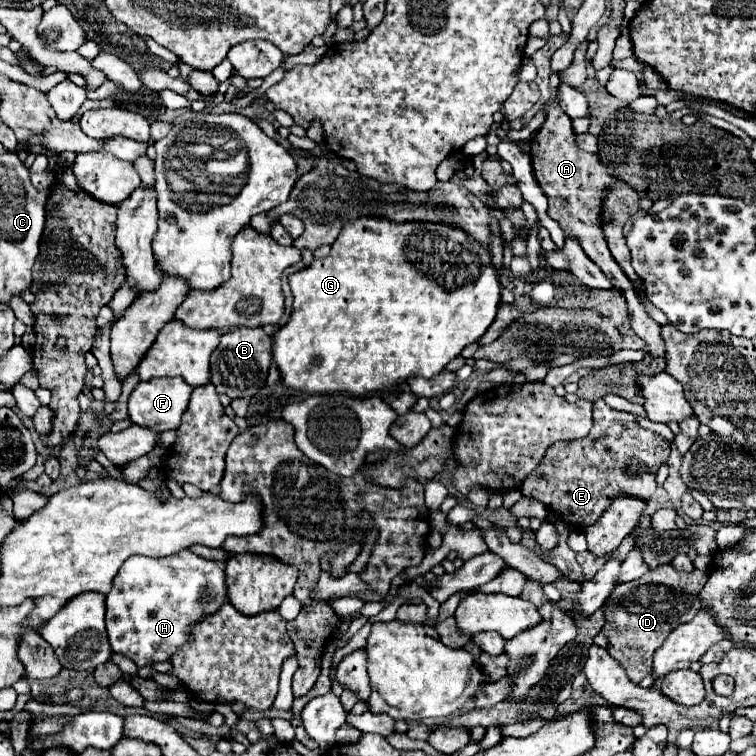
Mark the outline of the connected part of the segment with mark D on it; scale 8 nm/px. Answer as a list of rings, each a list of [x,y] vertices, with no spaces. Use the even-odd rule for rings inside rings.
[[[661,566],[649,570],[637,580],[617,584],[605,602],[605,626],[601,632],[609,640],[607,652],[625,668],[633,682],[641,682],[653,670],[653,652],[663,644],[669,632],[681,624],[689,622],[693,614],[701,608],[699,592],[707,582],[707,574],[693,570],[689,574],[679,574],[671,566]]]

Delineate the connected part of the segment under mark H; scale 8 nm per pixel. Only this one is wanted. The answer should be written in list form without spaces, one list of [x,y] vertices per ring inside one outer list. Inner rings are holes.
[[[181,550],[173,556],[165,558],[147,558],[147,556],[133,556],[129,558],[117,578],[113,580],[113,588],[107,594],[107,634],[115,654],[127,656],[139,668],[151,666],[153,662],[167,662],[185,644],[191,636],[195,624],[199,624],[205,616],[215,614],[227,602],[227,582],[225,570],[215,562],[203,560],[201,556],[193,554],[191,550]]]

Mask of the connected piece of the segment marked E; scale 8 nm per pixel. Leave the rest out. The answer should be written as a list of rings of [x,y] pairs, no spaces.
[[[597,400],[593,406],[593,428],[589,436],[555,442],[543,456],[541,464],[523,480],[521,494],[547,504],[557,510],[567,524],[581,528],[593,524],[605,512],[613,494],[625,492],[651,498],[657,488],[657,470],[667,458],[669,446],[659,434],[641,428],[629,418],[629,412],[613,410],[603,400]]]

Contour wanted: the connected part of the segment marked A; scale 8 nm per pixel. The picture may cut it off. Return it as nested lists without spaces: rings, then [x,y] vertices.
[[[559,90],[553,98],[549,98],[543,106],[545,122],[531,138],[531,164],[533,164],[533,176],[537,184],[541,186],[543,194],[549,198],[549,210],[547,214],[559,222],[565,236],[575,236],[581,242],[581,248],[585,254],[603,270],[603,274],[611,280],[615,288],[619,288],[625,294],[627,306],[629,306],[629,318],[631,328],[637,336],[641,336],[647,344],[647,352],[651,356],[663,356],[665,344],[659,334],[659,324],[645,312],[643,304],[639,302],[637,290],[633,282],[625,276],[625,272],[619,268],[617,262],[613,262],[613,256],[607,248],[605,236],[601,234],[601,194],[609,182],[613,182],[613,176],[607,172],[607,168],[599,162],[595,154],[589,154],[575,144],[575,132],[573,132],[572,120],[559,106]]]

